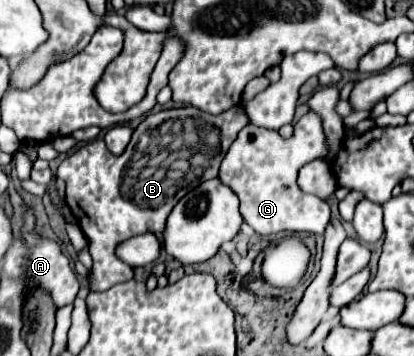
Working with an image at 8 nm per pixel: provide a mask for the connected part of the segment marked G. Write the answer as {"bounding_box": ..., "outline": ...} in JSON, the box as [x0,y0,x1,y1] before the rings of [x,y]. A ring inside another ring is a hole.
{"bounding_box":[219,112,331,234],"outline":[[[307,112],[293,126],[293,136],[289,140],[281,138],[275,130],[249,124],[245,130],[241,130],[225,154],[219,170],[219,180],[239,196],[239,212],[255,232],[277,234],[289,230],[323,234],[331,218],[328,203],[319,200],[317,196],[305,194],[297,186],[297,172],[307,162],[327,156],[327,152],[329,150],[325,144],[321,120],[313,112]]]}

